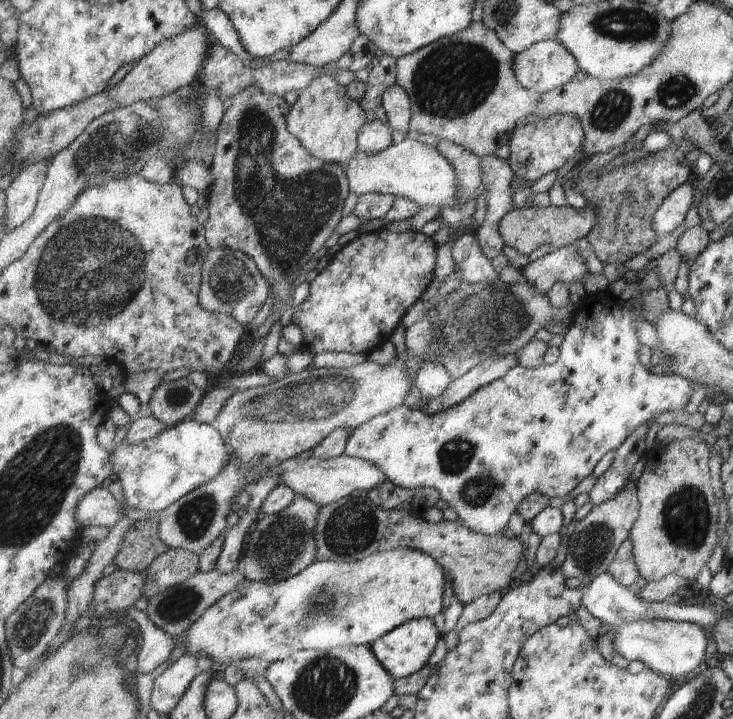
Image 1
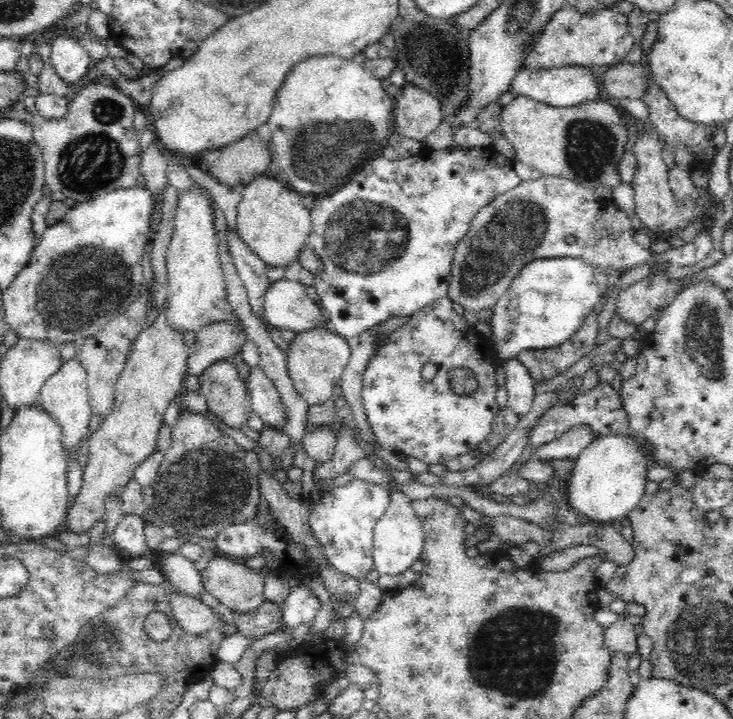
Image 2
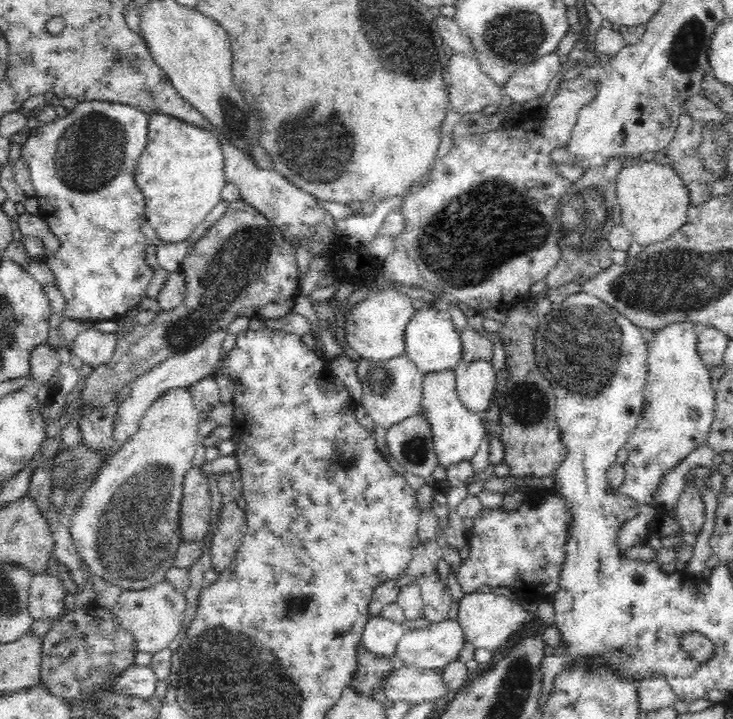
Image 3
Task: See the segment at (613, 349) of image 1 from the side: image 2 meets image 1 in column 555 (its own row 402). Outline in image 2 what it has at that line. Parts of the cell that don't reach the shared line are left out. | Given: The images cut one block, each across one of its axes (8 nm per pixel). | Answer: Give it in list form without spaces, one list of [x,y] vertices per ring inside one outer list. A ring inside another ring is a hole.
[[[448,296],[438,298],[390,333],[388,340],[381,344],[366,365],[360,392],[362,410],[375,442],[384,450],[414,456],[428,465],[443,464],[450,458],[474,451],[487,438],[499,410],[495,381],[497,369],[494,368],[499,359],[494,352],[483,351],[484,338],[473,326],[468,326],[462,316],[452,311],[452,305]],[[425,364],[437,366],[436,374],[430,380],[422,376]]]

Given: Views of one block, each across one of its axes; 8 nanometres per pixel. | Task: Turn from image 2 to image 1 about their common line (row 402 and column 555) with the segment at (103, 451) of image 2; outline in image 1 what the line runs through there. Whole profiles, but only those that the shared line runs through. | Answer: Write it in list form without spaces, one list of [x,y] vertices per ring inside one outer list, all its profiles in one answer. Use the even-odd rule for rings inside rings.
[[[554,114],[545,120],[532,118],[528,119],[527,124],[515,126],[512,136],[507,142],[509,158],[506,162],[514,177],[536,182],[545,175],[555,174],[571,158],[578,161],[583,160],[583,148],[581,148],[583,143],[583,128],[576,117]]]

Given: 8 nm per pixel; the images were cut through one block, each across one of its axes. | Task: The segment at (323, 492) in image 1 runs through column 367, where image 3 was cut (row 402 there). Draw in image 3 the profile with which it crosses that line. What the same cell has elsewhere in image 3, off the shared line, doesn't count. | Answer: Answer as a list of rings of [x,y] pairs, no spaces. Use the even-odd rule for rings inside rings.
[[[486,360],[462,361],[455,368],[457,394],[462,405],[472,413],[484,416],[496,390],[496,372]]]

